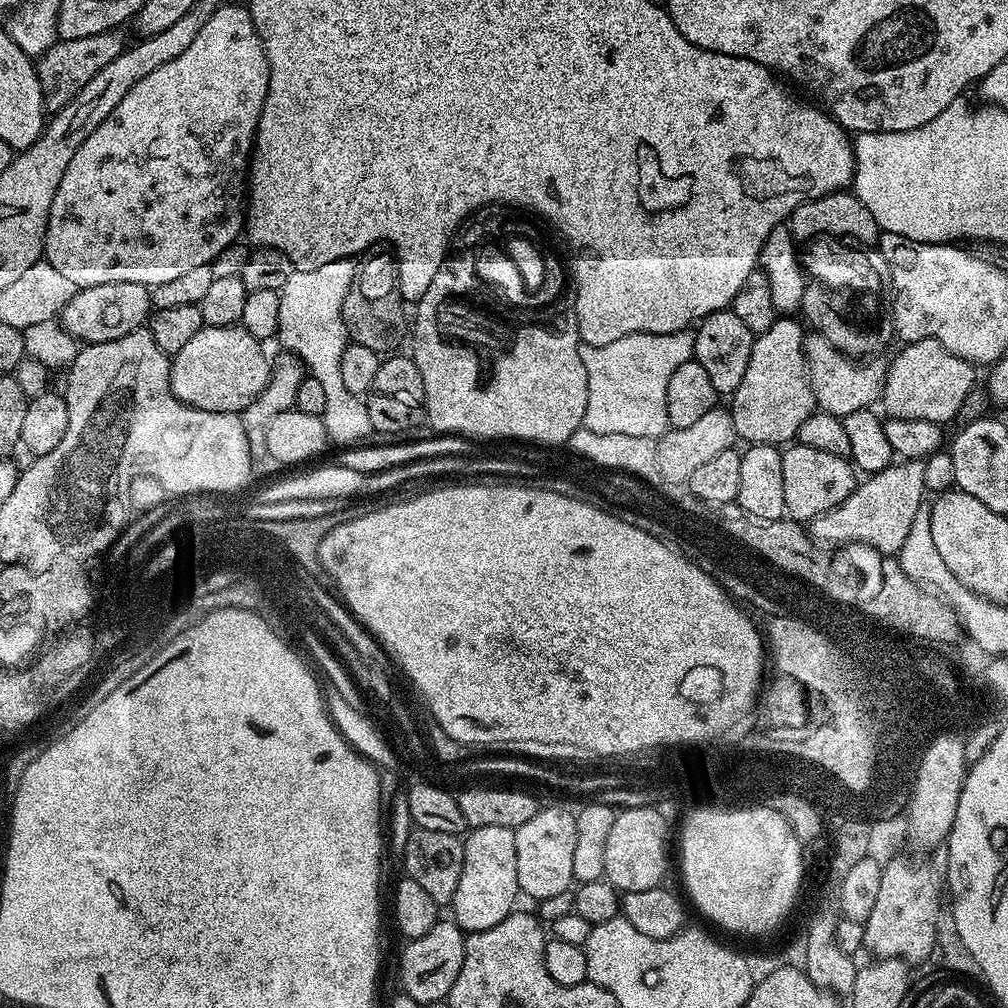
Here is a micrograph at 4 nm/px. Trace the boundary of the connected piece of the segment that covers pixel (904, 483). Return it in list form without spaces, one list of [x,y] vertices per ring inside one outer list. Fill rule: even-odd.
[[[900,460],[893,462],[887,468],[883,468],[881,472],[871,473],[865,480],[868,480],[865,484],[864,481],[857,483],[855,490],[850,494],[850,498],[846,498],[846,502],[834,506],[834,510],[830,510],[818,519],[811,521],[810,528],[817,536],[827,537],[830,544],[868,544],[872,548],[878,549],[879,552],[896,554],[896,551],[907,540],[909,543],[916,527],[916,518],[922,512],[920,503],[923,502],[924,496],[926,497],[924,461]]]

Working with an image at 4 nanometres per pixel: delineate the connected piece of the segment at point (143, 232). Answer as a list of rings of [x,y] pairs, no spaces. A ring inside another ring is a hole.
[[[225,3],[212,15],[210,22],[202,26],[198,38],[194,38],[194,42],[190,42],[190,46],[178,54],[178,58],[166,62],[166,66],[158,66],[158,70],[151,74],[146,74],[146,78],[135,84],[130,94],[126,94],[126,98],[114,106],[98,130],[94,130],[94,134],[90,134],[90,138],[78,146],[70,166],[66,166],[66,174],[62,174],[62,182],[58,182],[54,202],[50,206],[43,259],[54,266],[54,270],[59,270],[69,282],[74,282],[77,290],[106,286],[106,282],[138,282],[151,286],[171,282],[193,268],[211,264],[214,258],[218,258],[218,254],[222,254],[222,250],[226,250],[226,246],[237,243],[239,236],[236,235],[239,232],[241,235],[246,224],[246,177],[250,172],[252,145],[256,142],[256,127],[266,102],[269,82],[266,50],[262,46],[262,38],[258,38],[258,30],[254,30],[254,22],[247,7],[240,5],[239,8],[236,4]]]

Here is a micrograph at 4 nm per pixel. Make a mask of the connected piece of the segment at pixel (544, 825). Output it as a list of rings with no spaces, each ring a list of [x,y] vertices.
[[[541,807],[540,811],[530,818],[530,822],[522,822],[515,830],[514,850],[518,854],[518,886],[521,893],[529,896],[533,902],[546,898],[554,898],[554,894],[562,894],[573,887],[574,881],[574,834],[576,833],[576,818],[564,808]]]

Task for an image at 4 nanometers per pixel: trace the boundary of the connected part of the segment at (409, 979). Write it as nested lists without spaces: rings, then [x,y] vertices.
[[[437,919],[436,924],[430,926],[430,930],[426,930],[426,934],[422,934],[422,938],[414,938],[403,945],[405,948],[404,953],[400,956],[400,984],[404,988],[401,989],[403,995],[414,998],[414,1002],[418,1002],[422,1006],[427,1006],[430,1002],[447,1000],[454,981],[458,979],[458,970],[462,970],[466,933],[464,929],[456,925],[455,919],[447,919]]]

